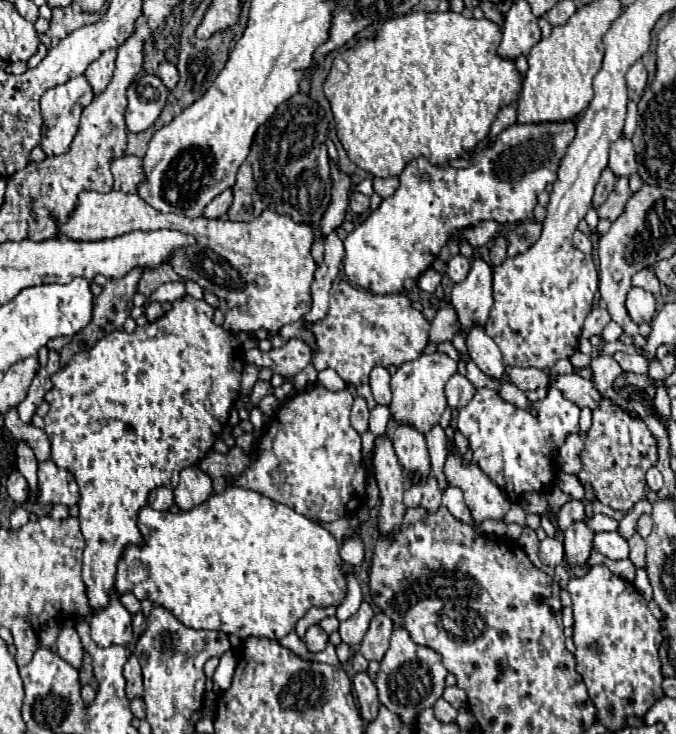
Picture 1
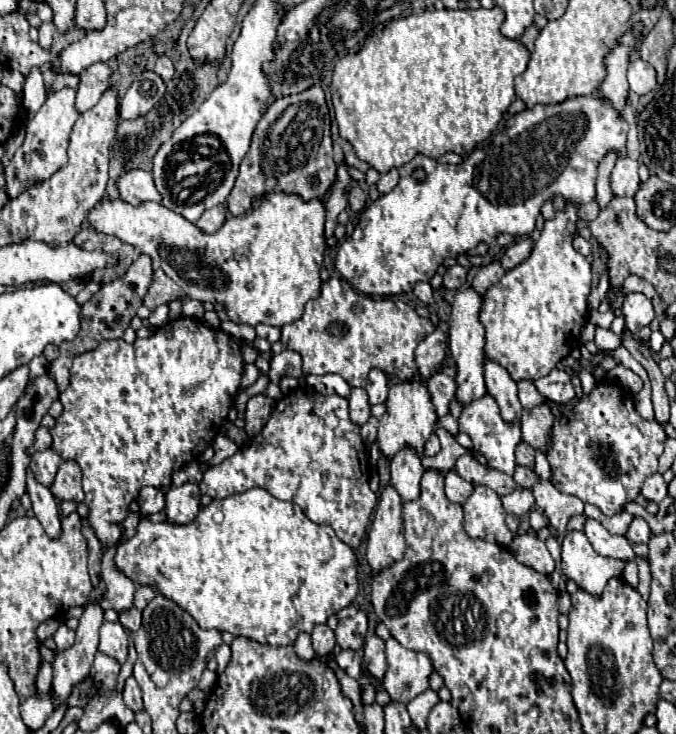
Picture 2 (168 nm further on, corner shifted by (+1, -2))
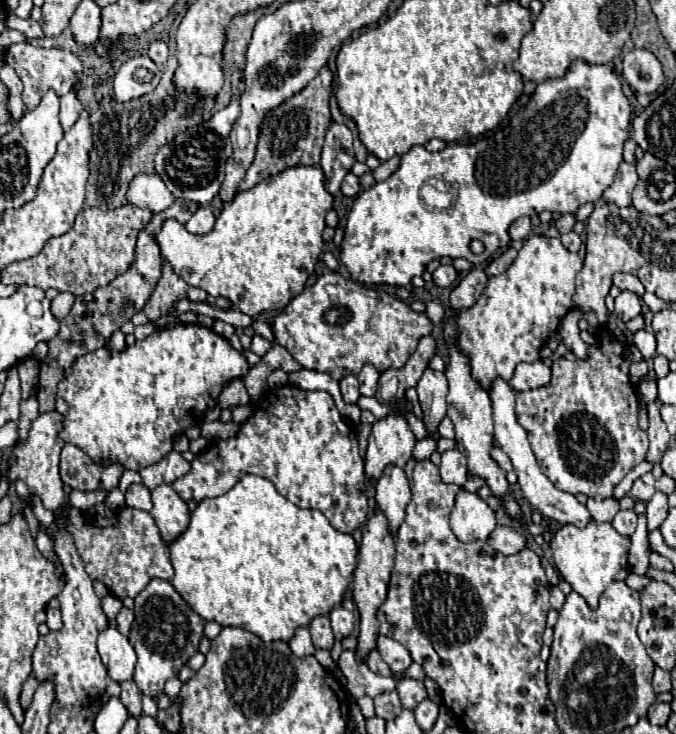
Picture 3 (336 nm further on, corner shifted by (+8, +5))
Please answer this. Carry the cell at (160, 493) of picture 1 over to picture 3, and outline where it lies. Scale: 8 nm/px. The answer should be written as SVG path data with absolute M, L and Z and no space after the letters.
M132 484L126 490L124 496L126 496L126 506L136 508L136 510L144 510L144 512L150 512L150 508L152 508L150 490L144 484Z

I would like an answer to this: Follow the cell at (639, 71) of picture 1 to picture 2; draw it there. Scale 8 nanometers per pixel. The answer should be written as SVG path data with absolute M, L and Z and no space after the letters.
M637 59L631 63L627 71L627 79L631 85L631 91L637 95L645 95L655 87L655 69L645 63L643 59Z

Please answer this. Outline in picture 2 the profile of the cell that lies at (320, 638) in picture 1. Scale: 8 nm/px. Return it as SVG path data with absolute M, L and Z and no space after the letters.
M317 625L313 629L311 637L313 637L313 649L315 649L315 653L327 655L327 653L333 651L333 647L335 647L335 635L333 635L333 631L327 625Z

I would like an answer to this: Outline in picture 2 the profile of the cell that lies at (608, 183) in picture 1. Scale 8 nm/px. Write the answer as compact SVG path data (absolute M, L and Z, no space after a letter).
M591 201L591 203L585 203L579 207L579 219L595 219L599 215L599 203L597 201Z

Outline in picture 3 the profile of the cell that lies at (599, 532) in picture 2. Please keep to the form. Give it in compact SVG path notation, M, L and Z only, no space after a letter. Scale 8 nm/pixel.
M498 378L494 380L492 384L492 390L490 390L490 400L492 400L492 408L494 408L494 438L498 440L500 448L510 456L512 464L514 464L514 472L518 476L518 486L522 488L526 500L538 510L544 514L544 518L552 520L552 522L558 522L558 524L574 524L578 528L584 528L590 520L590 512L586 506L582 506L572 494L568 492L562 492L558 490L550 480L548 476L540 470L534 454L532 454L532 448L530 448L530 442L526 438L526 430L518 424L518 418L516 418L516 412L514 412L514 390L508 386L506 380Z

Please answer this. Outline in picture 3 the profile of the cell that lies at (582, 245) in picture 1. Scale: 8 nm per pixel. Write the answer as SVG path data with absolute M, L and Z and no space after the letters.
M568 232L568 234L562 234L560 236L562 244L570 250L570 252L578 252L580 250L580 236L576 232Z

